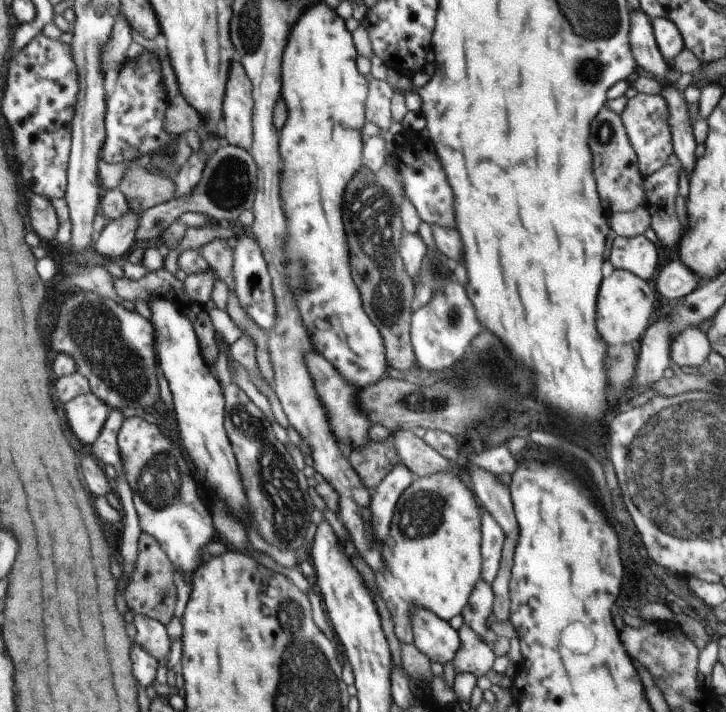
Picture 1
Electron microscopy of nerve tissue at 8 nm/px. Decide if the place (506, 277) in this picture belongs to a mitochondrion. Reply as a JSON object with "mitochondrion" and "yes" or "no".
{"mitochondrion":"no"}

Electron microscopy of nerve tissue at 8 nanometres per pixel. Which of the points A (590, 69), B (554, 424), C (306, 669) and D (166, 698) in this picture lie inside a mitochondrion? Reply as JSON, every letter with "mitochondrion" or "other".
{"A":"mitochondrion","B":"other","C":"mitochondrion","D":"other"}

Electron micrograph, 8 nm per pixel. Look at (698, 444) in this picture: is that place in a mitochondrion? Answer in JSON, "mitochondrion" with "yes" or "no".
{"mitochondrion":"yes"}

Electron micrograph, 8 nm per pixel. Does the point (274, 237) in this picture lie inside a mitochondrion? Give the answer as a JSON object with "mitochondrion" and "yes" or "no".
{"mitochondrion":"no"}

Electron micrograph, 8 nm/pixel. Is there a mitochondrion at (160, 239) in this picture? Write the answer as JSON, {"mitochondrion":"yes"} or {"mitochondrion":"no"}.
{"mitochondrion":"no"}

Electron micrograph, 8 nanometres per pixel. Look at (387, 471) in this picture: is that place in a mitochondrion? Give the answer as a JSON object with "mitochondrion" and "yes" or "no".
{"mitochondrion":"no"}

